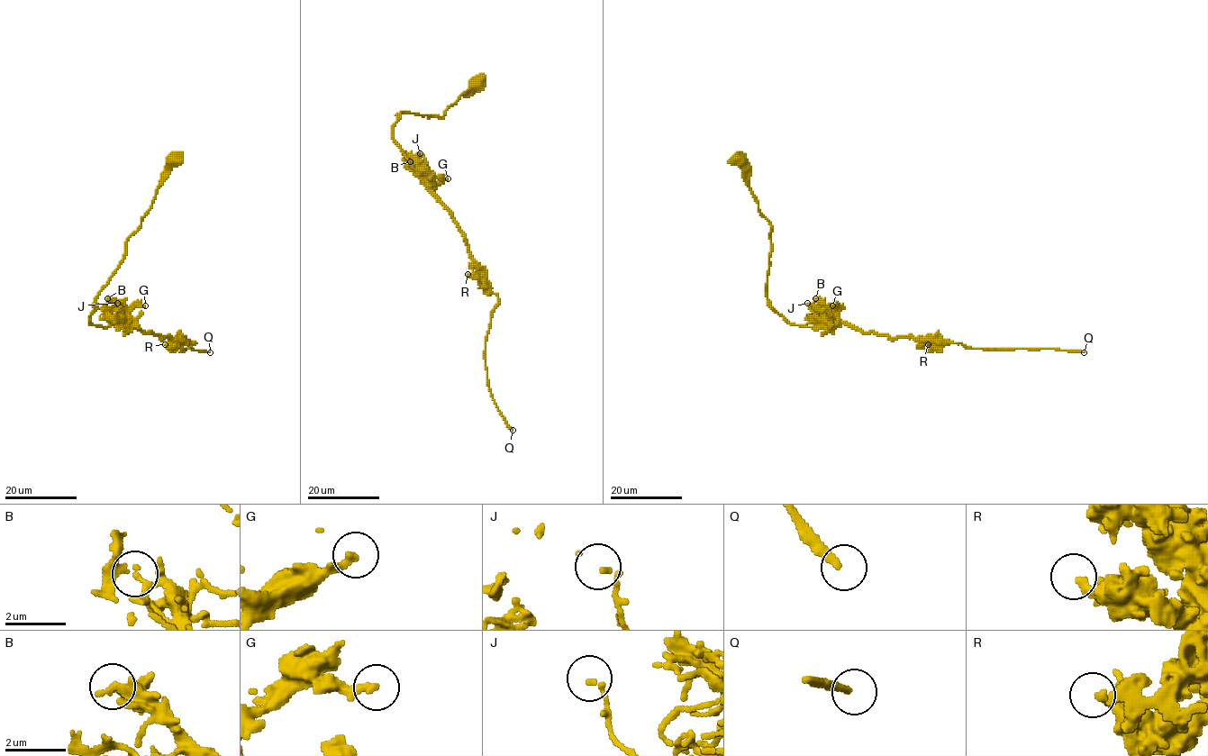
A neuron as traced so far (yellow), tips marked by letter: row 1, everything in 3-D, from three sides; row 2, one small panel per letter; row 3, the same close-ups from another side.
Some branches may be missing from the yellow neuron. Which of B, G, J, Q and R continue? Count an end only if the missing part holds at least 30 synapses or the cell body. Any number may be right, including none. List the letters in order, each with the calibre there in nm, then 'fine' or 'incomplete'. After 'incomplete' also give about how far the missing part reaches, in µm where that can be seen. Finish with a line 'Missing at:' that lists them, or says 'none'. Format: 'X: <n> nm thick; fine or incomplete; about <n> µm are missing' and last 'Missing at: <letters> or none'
B: 120 nm thick; fine
G: 260 nm thick; fine
J: 150 nm thick; fine
Q: 260 nm thick; incomplete; about 35 µm are missing
R: 260 nm thick; fine
Missing at: Q

